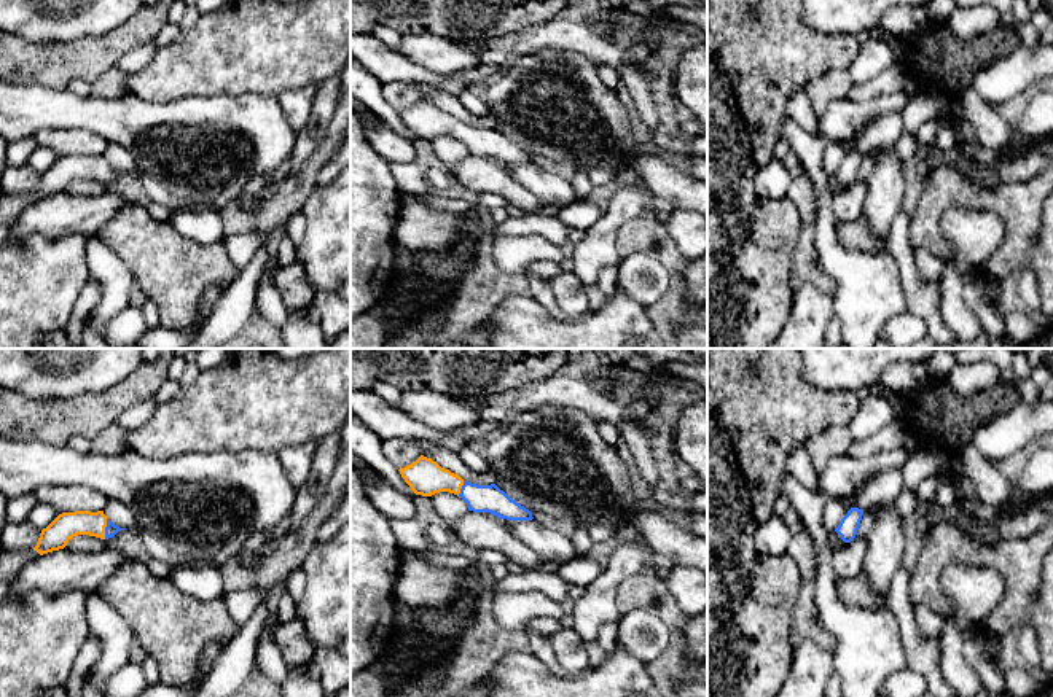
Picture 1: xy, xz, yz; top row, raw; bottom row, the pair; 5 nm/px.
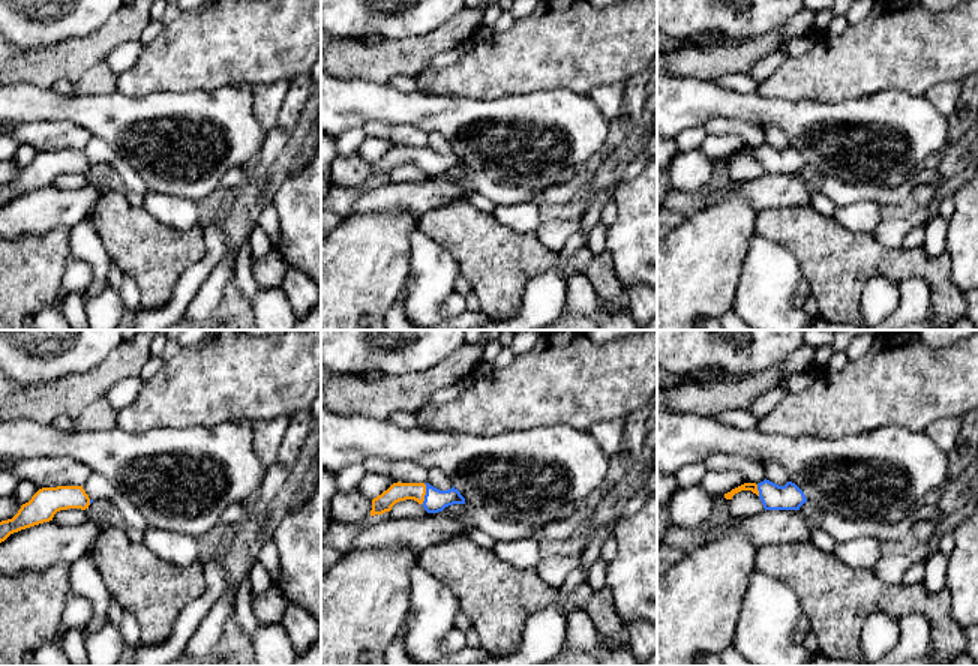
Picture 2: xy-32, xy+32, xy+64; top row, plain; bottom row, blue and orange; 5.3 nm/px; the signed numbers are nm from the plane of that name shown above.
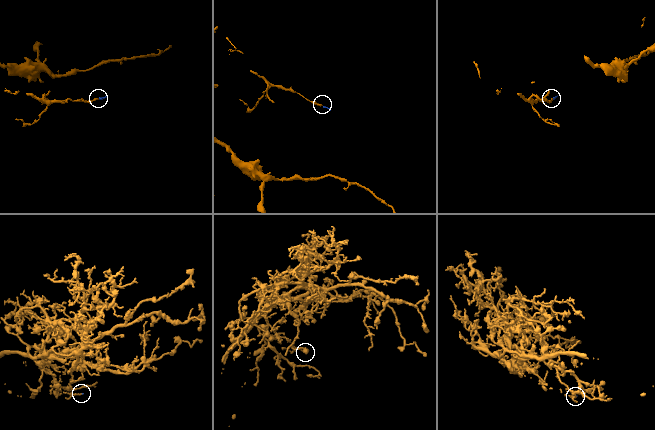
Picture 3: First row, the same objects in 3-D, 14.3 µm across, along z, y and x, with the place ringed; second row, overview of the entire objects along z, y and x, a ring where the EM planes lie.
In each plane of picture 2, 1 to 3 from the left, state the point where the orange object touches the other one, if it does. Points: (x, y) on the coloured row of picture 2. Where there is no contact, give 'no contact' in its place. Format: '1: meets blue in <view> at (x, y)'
1: meets blue in xy-32 at (90, 501)
2: meets blue in xy+32 at (426, 494)
3: meets blue in xy+64 at (758, 489)

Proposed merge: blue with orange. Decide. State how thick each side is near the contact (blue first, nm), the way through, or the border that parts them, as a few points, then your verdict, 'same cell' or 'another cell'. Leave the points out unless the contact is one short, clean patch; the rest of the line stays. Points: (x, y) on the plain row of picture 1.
60/140 nm | across xy (110, 174), (105, 172), (66, 169) | same cell

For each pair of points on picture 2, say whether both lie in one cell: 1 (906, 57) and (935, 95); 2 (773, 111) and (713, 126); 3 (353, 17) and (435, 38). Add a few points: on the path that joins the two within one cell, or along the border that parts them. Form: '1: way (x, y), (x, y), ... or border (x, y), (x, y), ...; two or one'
1: border (960, 80), (933, 84), (923, 95); two
2: border (705, 122), (743, 119), (755, 122), (762, 129); two
3: border (452, 15), (426, 33), (390, 38), (387, 41); two

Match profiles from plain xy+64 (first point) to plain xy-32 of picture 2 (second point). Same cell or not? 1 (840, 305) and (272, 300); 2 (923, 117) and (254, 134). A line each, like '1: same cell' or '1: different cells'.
1: different cells
2: same cell

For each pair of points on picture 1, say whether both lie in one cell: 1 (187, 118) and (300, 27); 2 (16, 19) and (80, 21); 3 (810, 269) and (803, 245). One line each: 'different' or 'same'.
1: different
2: same
3: same

